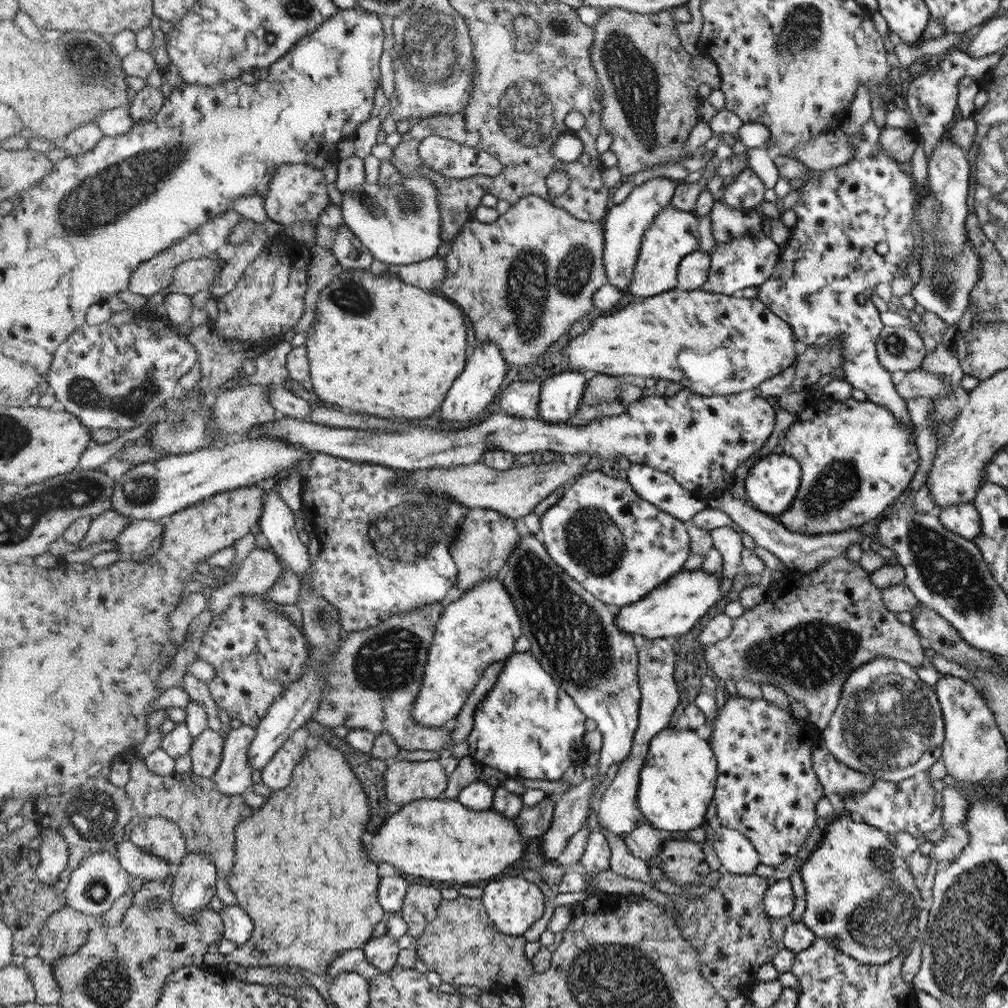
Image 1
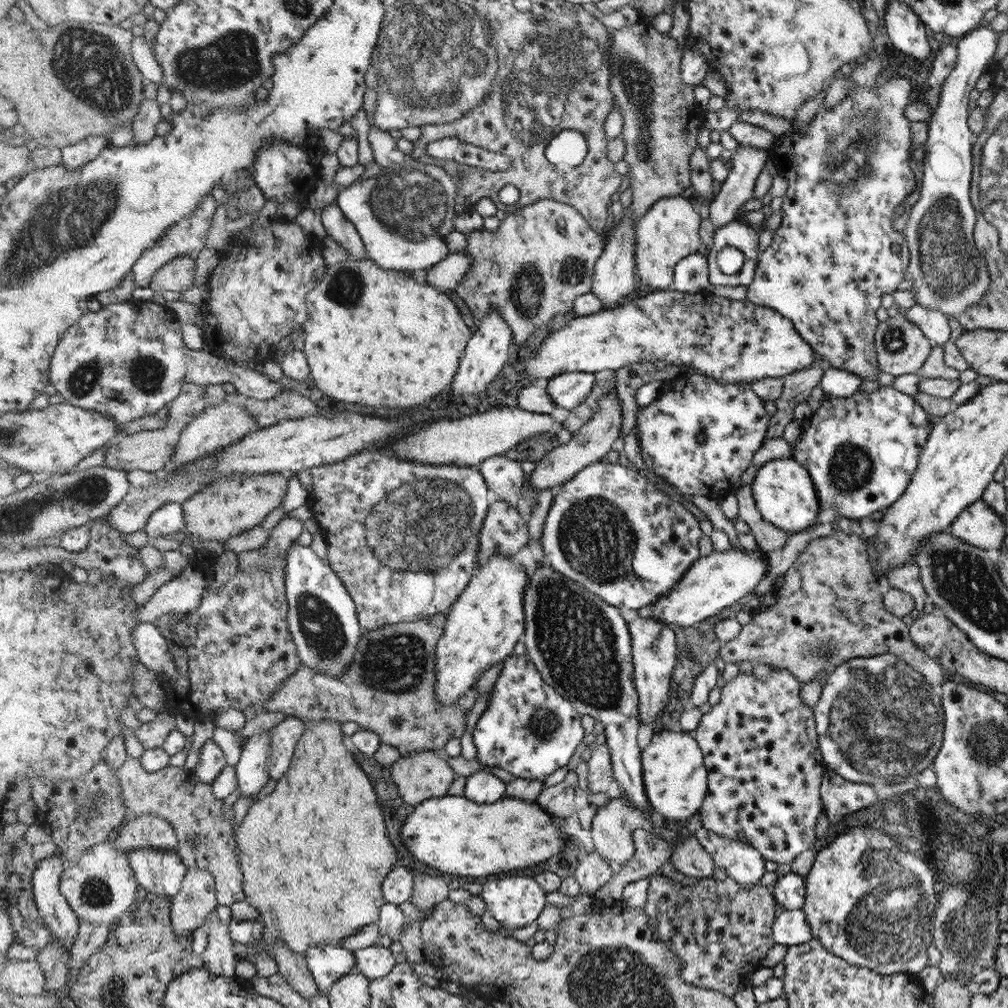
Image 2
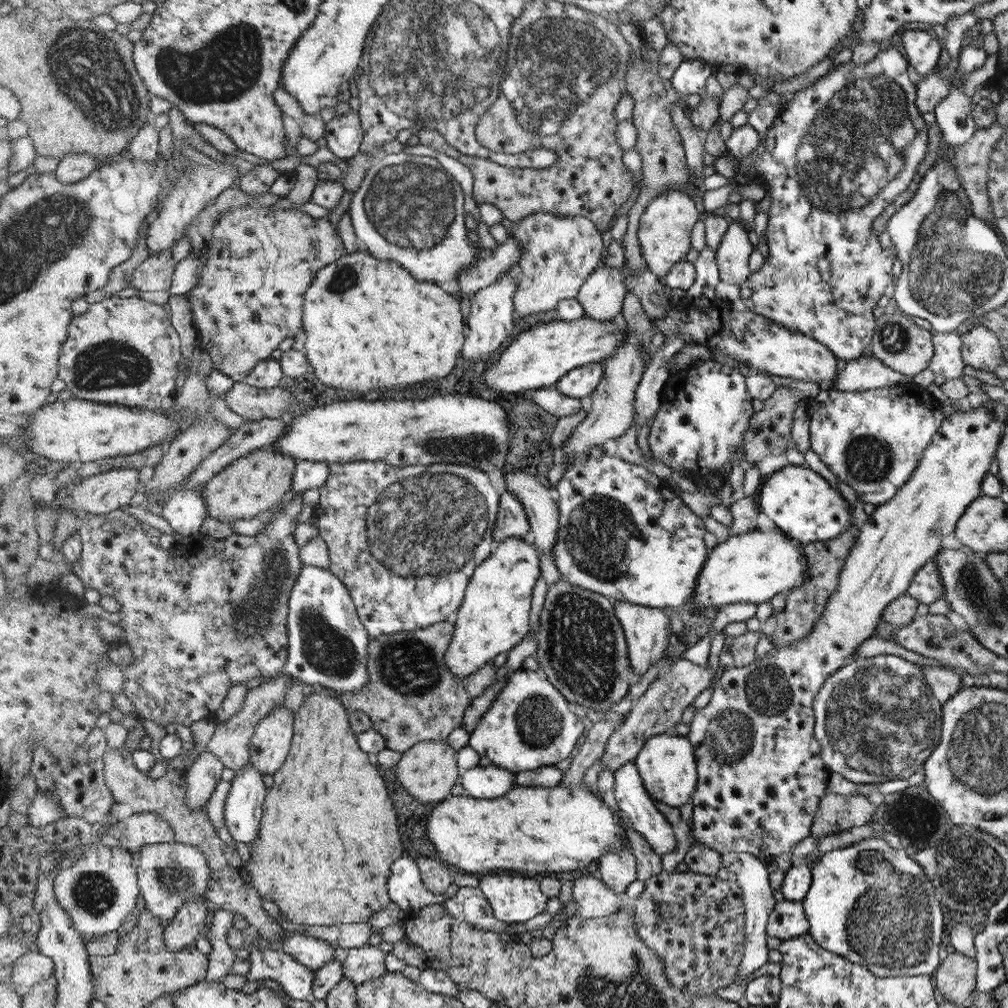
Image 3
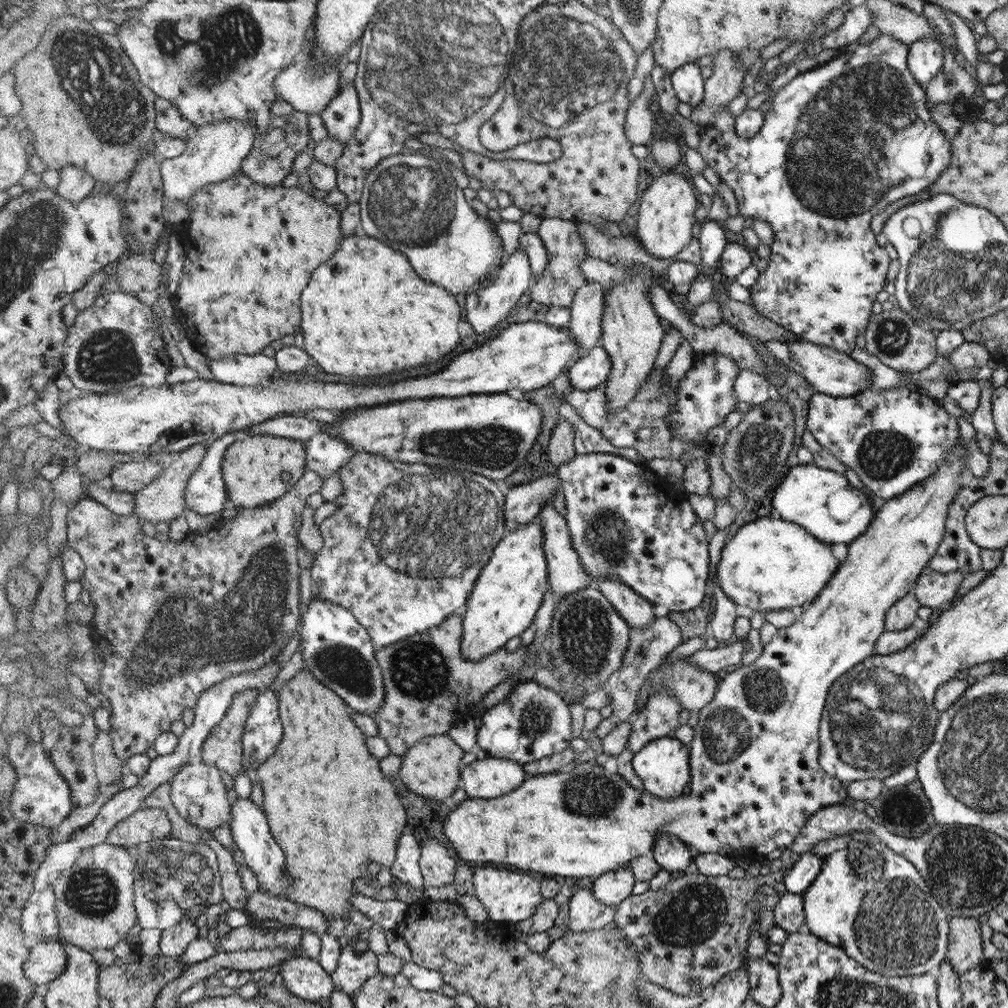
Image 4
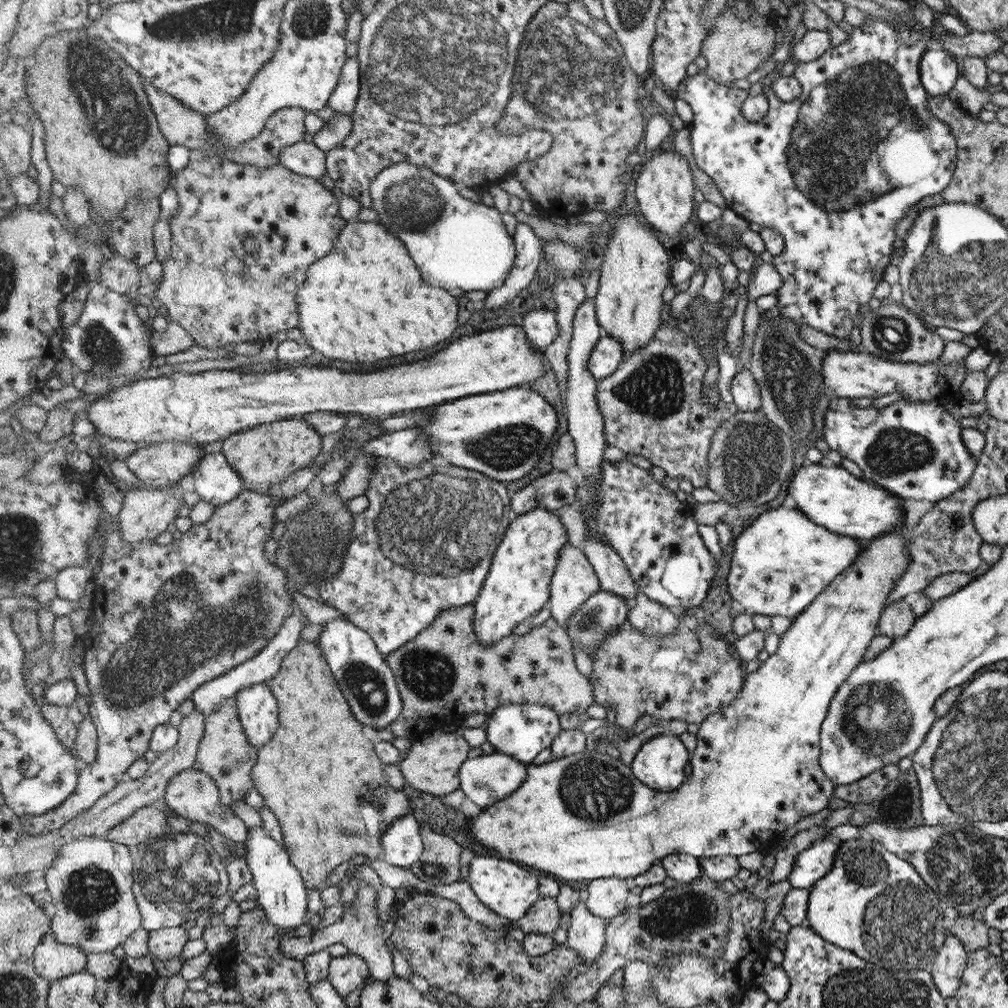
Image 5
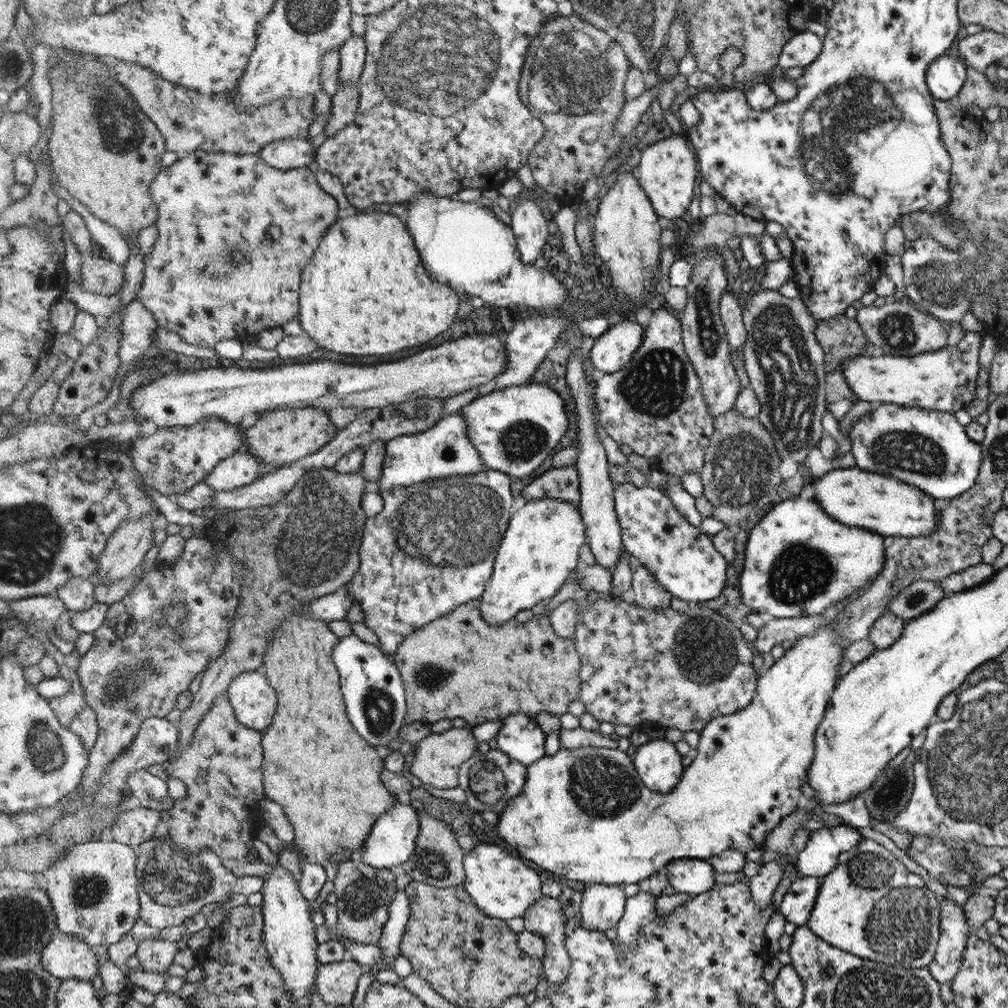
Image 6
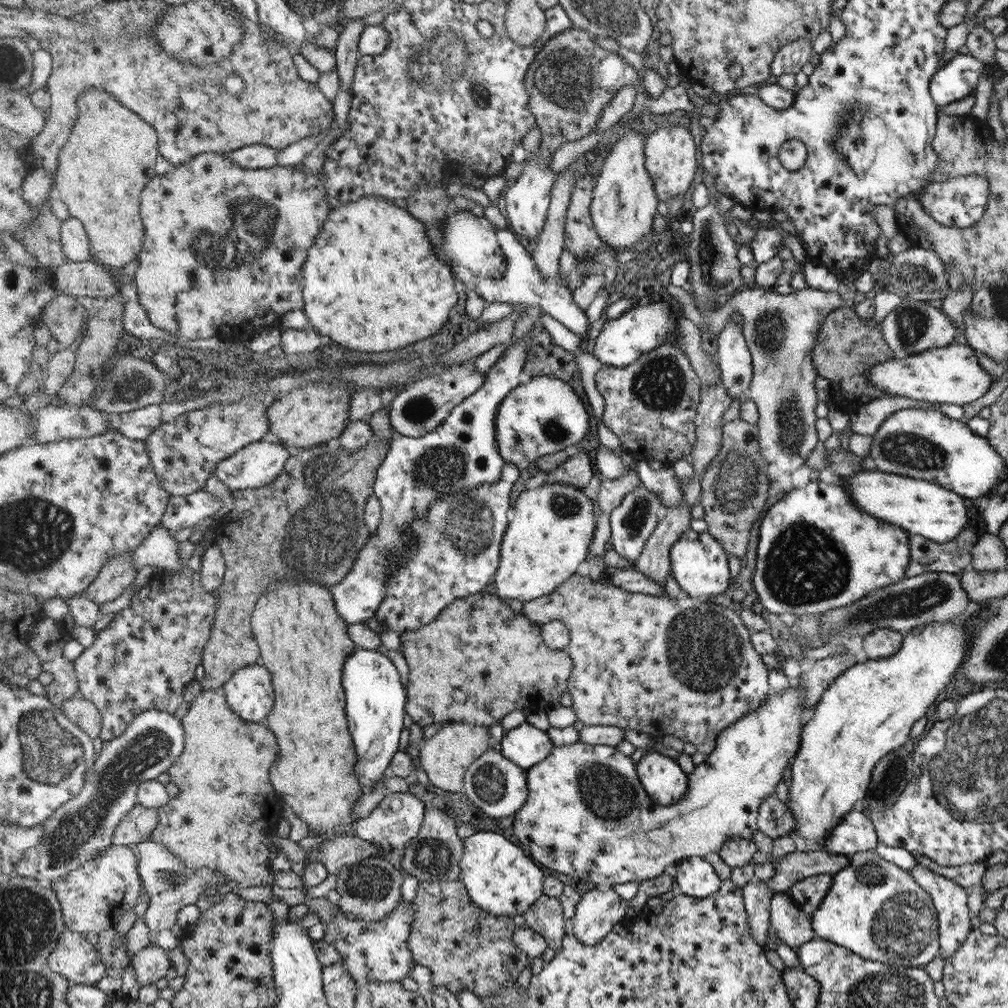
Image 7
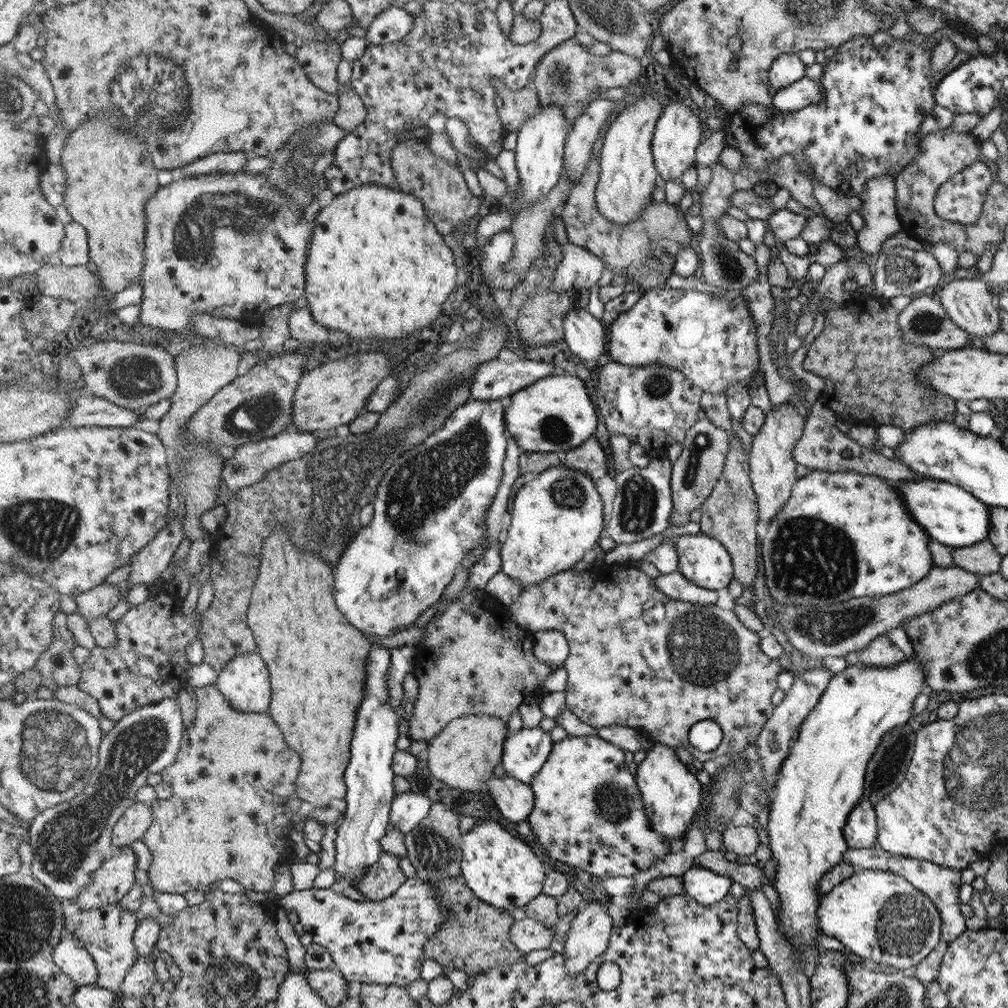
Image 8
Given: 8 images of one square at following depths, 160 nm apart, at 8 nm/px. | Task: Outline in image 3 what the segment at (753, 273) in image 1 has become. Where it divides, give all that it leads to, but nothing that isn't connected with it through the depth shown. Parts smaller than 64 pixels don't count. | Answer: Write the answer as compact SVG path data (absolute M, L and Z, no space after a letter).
M741 220L731 221L715 250L719 279L726 284L742 285L751 276L748 258L752 254L752 244L744 227Z

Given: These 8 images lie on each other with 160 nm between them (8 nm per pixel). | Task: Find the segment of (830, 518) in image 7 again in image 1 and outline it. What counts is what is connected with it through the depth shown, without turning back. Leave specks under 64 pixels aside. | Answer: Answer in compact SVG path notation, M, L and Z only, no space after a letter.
M706 569L692 571L680 570L661 587L657 587L645 599L632 603L616 612L616 623L624 632L644 638L659 639L668 636L679 637L692 630L692 627L702 618L706 612L728 595L728 588L723 588L722 573L707 572Z

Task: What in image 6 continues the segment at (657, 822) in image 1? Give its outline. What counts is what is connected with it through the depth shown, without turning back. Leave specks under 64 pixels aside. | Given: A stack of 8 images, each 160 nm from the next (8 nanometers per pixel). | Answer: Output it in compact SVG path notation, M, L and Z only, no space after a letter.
M653 739L640 745L634 755L636 768L648 789L670 794L682 782L682 755L676 745L666 739Z

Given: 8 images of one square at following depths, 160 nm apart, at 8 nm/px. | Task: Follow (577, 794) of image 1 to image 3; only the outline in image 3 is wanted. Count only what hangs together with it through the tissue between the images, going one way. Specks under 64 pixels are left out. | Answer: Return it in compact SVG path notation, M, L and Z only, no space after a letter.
M687 659L674 662L664 677L656 677L644 694L634 700L632 710L626 714L623 724L608 737L604 752L598 760L601 761L601 765L615 772L623 764L634 761L651 736L662 733L675 734L675 728L682 720L682 712L693 704L701 692L712 687L722 669L719 665L717 673L712 674L707 664L694 665Z

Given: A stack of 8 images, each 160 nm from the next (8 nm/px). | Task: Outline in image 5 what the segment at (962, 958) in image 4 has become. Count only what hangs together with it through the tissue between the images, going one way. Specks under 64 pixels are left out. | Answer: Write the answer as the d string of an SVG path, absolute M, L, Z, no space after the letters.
M973 914L959 915L954 926L948 928L964 945L966 952L974 952L989 945L989 927L983 919L973 919Z

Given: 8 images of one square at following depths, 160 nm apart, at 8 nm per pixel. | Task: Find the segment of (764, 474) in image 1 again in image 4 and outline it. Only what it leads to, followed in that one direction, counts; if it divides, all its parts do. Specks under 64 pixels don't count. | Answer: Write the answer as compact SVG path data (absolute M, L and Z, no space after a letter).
M811 463L792 467L774 491L771 505L780 512L783 520L803 525L808 532L828 544L850 544L868 531L878 514L878 509L874 510L868 497L852 487L844 475Z

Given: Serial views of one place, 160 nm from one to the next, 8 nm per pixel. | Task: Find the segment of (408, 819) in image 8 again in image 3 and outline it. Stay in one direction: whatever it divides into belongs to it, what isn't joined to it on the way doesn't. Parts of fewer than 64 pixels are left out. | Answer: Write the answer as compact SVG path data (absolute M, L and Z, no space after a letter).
M407 854L392 864L388 891L391 902L396 903L407 915L446 899L445 895L434 894L425 887L418 864Z

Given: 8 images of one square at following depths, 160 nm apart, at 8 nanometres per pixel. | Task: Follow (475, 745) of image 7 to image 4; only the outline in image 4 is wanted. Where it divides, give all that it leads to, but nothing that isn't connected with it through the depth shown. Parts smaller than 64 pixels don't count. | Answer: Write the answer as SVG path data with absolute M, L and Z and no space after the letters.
M446 733L426 736L403 754L398 774L410 791L431 800L438 800L438 808L442 808L442 805L446 806L444 798L450 798L450 794L458 788L462 776L458 772L458 764L461 764L464 753L464 748Z

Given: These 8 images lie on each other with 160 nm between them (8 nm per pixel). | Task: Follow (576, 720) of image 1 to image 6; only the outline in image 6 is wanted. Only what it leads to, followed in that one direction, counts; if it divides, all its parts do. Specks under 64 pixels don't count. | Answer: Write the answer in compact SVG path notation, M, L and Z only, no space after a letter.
M516 713L500 721L501 729L495 736L498 750L525 767L543 758L547 734L542 731L535 716Z

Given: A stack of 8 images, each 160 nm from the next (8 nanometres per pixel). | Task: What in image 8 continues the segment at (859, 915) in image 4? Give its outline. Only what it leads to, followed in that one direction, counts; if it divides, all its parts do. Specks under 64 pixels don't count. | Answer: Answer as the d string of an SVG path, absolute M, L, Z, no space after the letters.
M857 870L822 896L819 921L823 934L843 942L860 958L900 971L911 971L944 944L943 920L935 901L896 873Z

